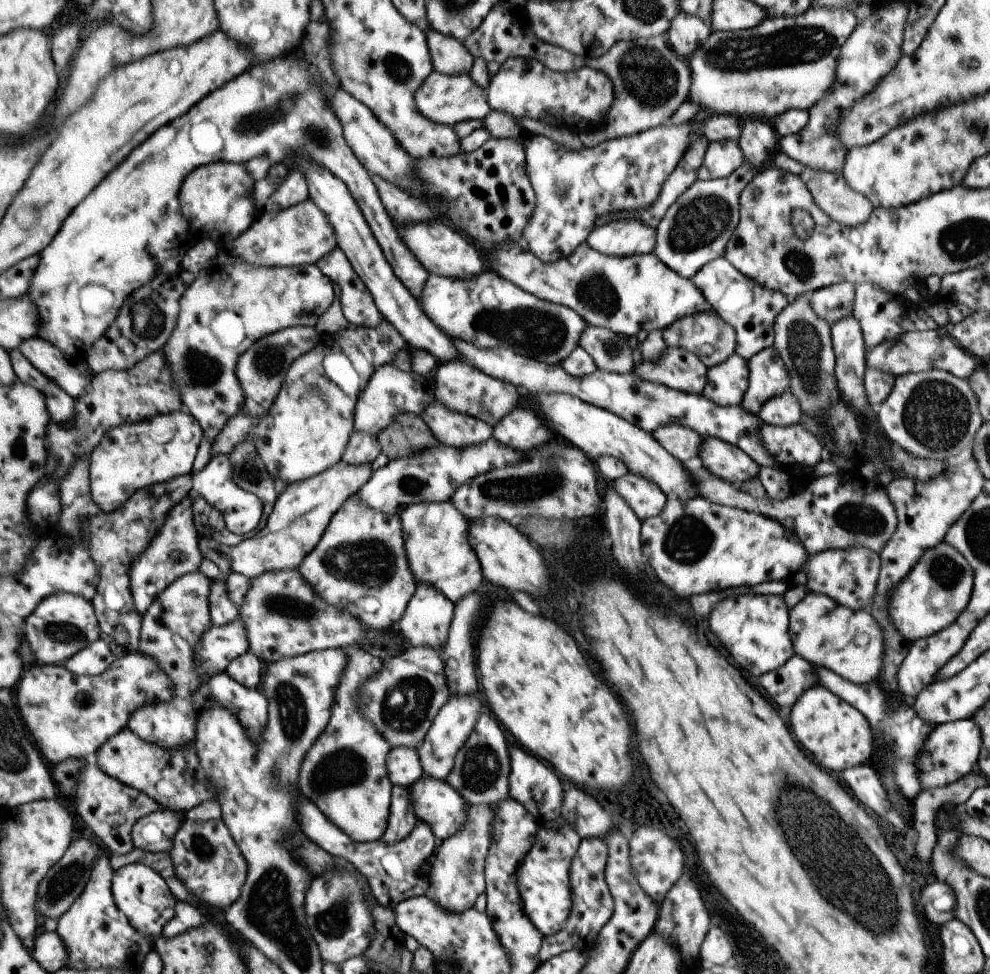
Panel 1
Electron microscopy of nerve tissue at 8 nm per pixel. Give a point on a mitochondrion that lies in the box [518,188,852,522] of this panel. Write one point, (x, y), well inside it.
(805, 347)

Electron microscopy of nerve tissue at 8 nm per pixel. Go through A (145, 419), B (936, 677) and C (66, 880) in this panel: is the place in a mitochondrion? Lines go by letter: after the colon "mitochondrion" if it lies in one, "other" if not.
A: other
B: other
C: mitochondrion

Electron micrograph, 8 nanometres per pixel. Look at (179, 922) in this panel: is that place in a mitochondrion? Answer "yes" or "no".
no

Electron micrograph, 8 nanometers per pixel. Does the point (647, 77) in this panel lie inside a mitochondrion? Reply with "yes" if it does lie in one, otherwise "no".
yes

